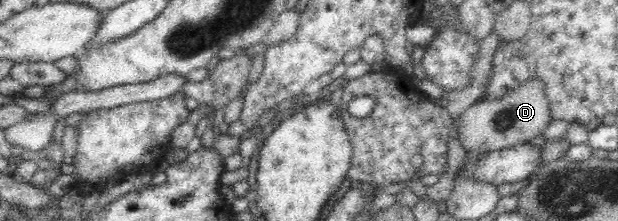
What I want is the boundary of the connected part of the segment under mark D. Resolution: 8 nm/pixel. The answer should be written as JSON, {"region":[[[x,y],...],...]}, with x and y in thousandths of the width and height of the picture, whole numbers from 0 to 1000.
{"region":[[[872,353],[846,371],[822,425],[809,443],[796,452],[778,448],[772,466],[761,475],[751,507],[743,520],[739,566],[733,588],[739,602],[738,629],[743,652],[757,692],[777,692],[803,683],[830,656],[854,643],[867,620],[893,552],[892,516],[888,516],[888,452],[882,434],[882,389]]]}

